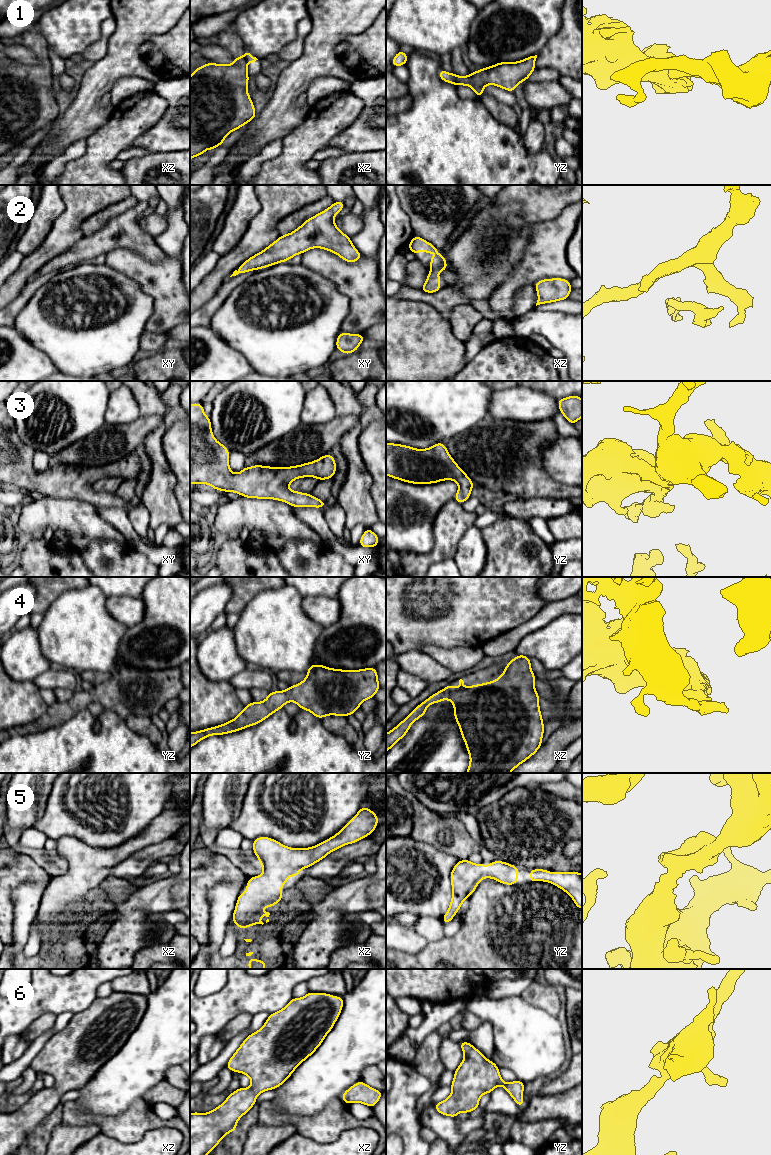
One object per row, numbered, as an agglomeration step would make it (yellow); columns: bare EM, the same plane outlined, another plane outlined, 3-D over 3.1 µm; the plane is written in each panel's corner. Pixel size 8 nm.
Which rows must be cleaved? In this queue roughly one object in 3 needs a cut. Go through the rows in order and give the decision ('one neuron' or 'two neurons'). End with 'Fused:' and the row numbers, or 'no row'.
1: two neurons
2: one neuron
3: one neuron
4: one neuron
5: one neuron
6: one neuron
Fused: 1

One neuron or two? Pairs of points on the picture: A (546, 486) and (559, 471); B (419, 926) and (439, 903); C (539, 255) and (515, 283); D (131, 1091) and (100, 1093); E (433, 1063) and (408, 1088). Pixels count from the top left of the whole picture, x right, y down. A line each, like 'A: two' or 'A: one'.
A: two
B: two
C: one
D: one
E: two

